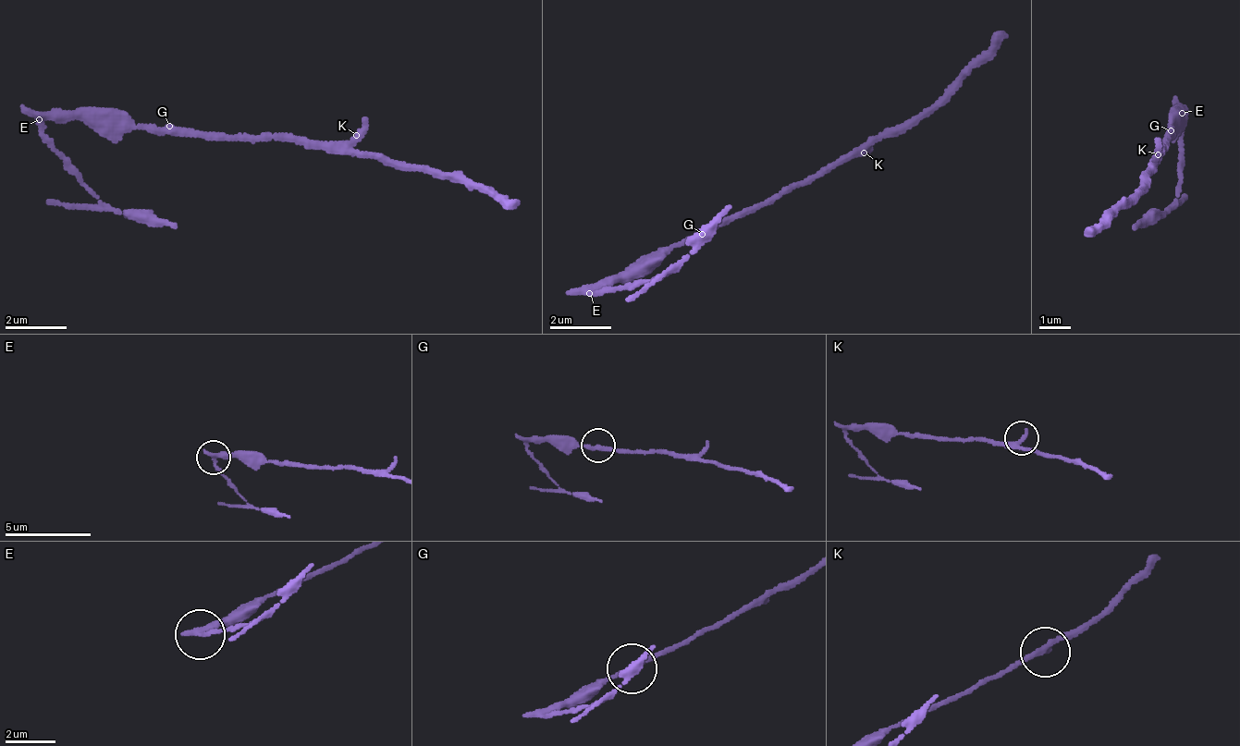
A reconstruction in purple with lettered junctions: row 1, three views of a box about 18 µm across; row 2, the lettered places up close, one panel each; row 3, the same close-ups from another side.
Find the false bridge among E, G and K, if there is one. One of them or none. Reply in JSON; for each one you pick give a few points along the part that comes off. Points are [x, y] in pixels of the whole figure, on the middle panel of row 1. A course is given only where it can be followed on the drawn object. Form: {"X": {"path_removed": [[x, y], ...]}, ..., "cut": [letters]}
{"E": {"path_removed": [[591, 291], [598, 293], [658, 280], [730, 204]]}, "cut": ["E"]}

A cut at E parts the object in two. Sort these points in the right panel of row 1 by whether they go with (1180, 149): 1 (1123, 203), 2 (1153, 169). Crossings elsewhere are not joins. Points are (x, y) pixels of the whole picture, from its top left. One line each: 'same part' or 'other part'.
1: other part
2: other part

